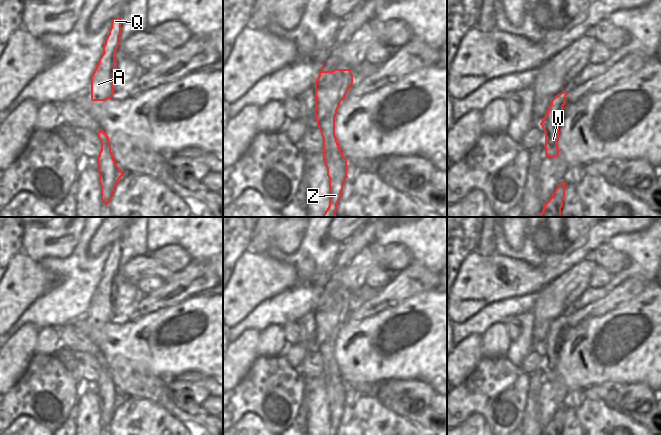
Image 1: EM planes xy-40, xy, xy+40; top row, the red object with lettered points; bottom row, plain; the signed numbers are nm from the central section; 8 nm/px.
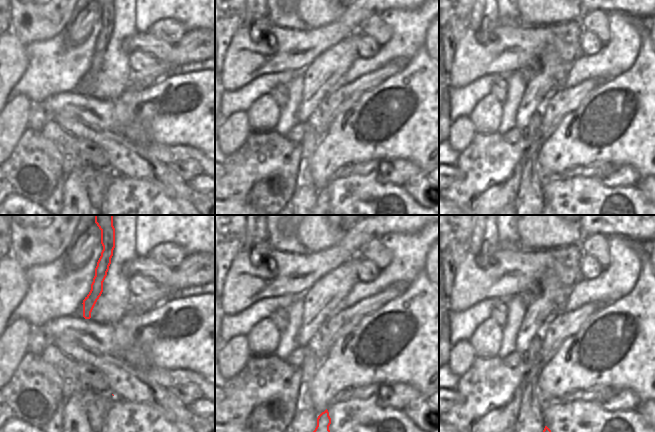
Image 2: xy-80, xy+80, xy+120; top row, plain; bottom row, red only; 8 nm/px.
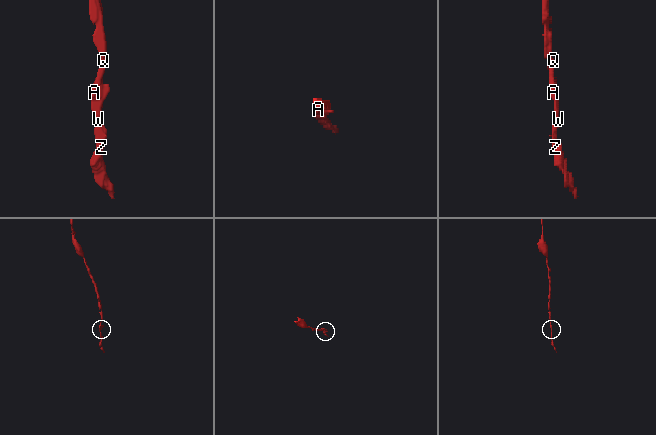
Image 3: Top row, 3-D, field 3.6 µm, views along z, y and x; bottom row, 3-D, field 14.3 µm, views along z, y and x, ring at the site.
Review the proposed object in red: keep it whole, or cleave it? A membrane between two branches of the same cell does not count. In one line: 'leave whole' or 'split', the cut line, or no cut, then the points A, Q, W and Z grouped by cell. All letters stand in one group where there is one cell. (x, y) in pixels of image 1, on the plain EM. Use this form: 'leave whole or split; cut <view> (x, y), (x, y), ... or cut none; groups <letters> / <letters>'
leave whole; cut none; groups A Q W Z

